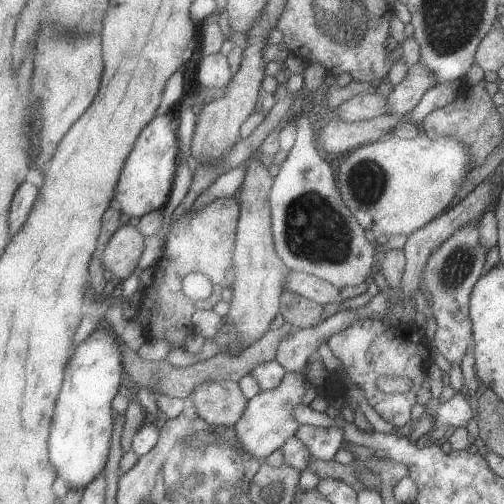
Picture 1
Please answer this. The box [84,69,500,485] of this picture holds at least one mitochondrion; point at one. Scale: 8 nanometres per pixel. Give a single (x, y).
(315, 230)

